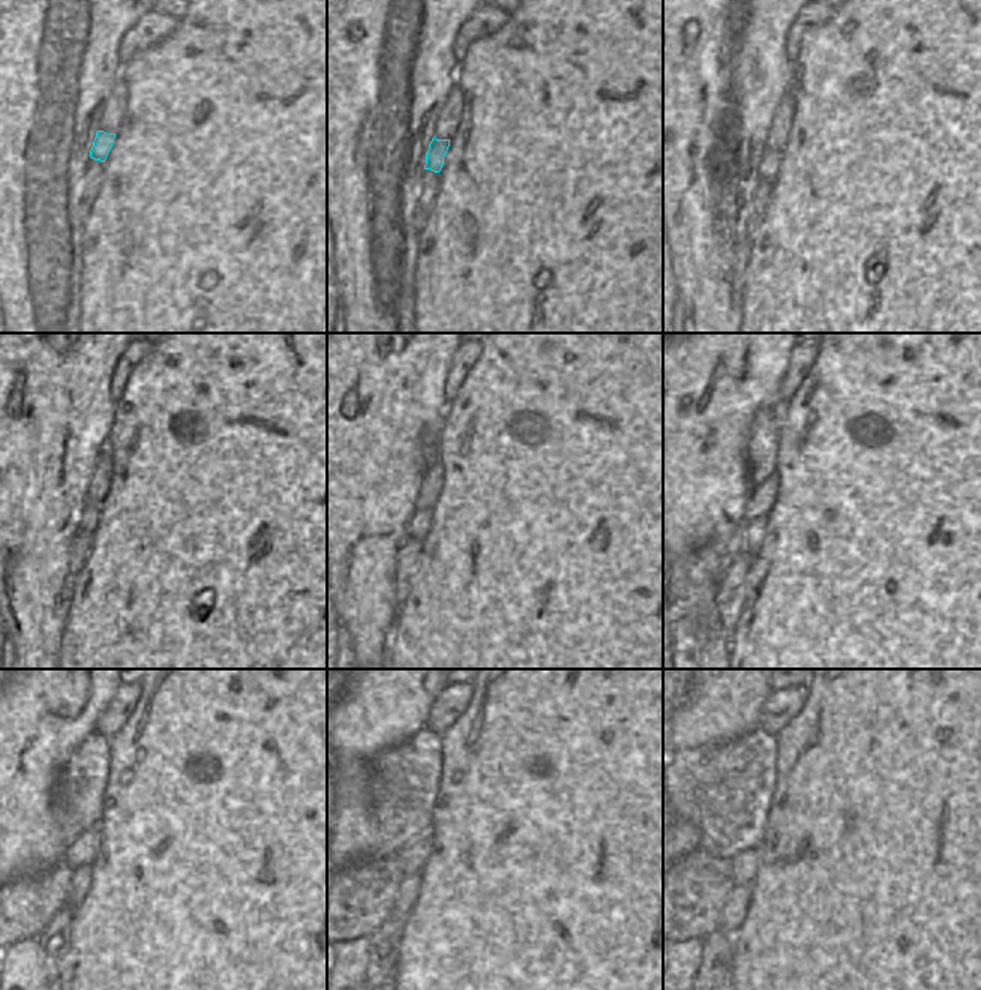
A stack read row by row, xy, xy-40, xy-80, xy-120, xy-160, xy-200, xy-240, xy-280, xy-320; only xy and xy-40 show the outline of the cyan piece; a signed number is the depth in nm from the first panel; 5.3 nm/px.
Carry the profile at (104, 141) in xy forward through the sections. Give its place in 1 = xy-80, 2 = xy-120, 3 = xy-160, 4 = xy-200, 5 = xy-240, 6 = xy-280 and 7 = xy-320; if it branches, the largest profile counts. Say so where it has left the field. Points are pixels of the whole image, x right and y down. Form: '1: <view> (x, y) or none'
1: xy-80 (770, 159)
2: xy-120 (90, 515)
3: xy-160 (420, 522)
4: xy-200 (753, 530)
5: xy-240 (80, 882)
6: xy-280 (408, 891)
7: xy-320 (735, 908)

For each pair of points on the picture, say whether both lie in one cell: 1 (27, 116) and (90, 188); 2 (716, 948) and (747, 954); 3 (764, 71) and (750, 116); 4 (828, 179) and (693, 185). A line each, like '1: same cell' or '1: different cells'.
1: different cells
2: different cells
3: same cell
4: different cells

